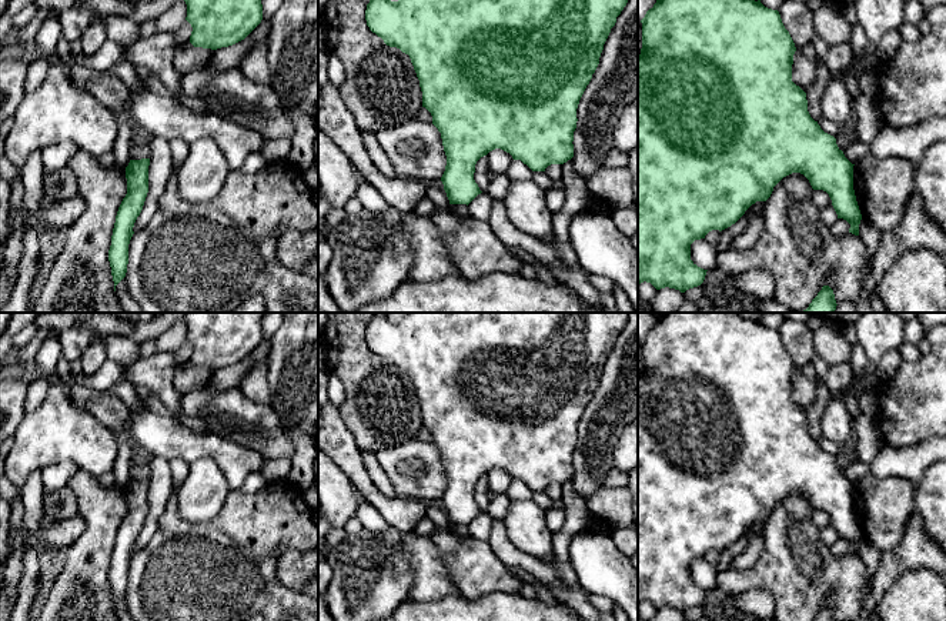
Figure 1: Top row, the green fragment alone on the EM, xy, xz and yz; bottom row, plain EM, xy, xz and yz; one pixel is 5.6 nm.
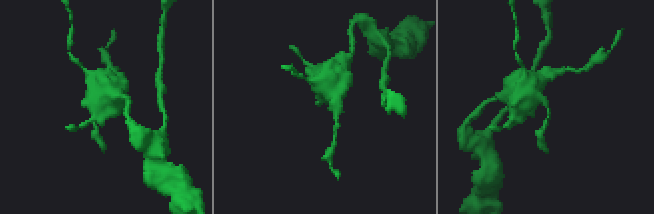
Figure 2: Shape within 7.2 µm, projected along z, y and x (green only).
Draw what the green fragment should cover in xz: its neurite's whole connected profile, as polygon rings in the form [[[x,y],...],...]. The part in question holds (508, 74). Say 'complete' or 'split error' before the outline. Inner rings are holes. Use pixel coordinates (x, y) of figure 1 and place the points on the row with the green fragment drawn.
complete; [[[370,0],[365,10],[367,26],[390,47],[408,54],[422,91],[422,107],[432,116],[447,156],[445,171],[441,177],[449,204],[469,204],[478,194],[474,180],[477,161],[495,148],[501,148],[521,160],[532,171],[545,171],[551,164],[564,164],[574,157],[574,131],[576,128],[576,108],[579,100],[595,73],[604,44],[628,0]]]

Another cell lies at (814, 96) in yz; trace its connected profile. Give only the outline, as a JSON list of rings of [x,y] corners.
[[[823,60],[816,61],[816,70],[818,74],[815,83],[812,89],[806,93],[808,111],[815,121],[818,121],[819,117],[823,114],[820,107],[820,99],[828,81],[833,76]]]

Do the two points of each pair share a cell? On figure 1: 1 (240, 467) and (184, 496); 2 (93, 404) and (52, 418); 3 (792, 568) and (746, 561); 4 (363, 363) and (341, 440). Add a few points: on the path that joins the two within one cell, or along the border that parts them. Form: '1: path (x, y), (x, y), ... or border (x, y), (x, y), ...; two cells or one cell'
1: border (194, 460), (209, 457), (220, 468), (231, 490); two cells
2: border (60, 381), (77, 406), (109, 427); two cells
3: border (762, 534), (758, 560), (748, 568), (729, 570); two cells
4: border (338, 409), (338, 414), (360, 453); two cells

